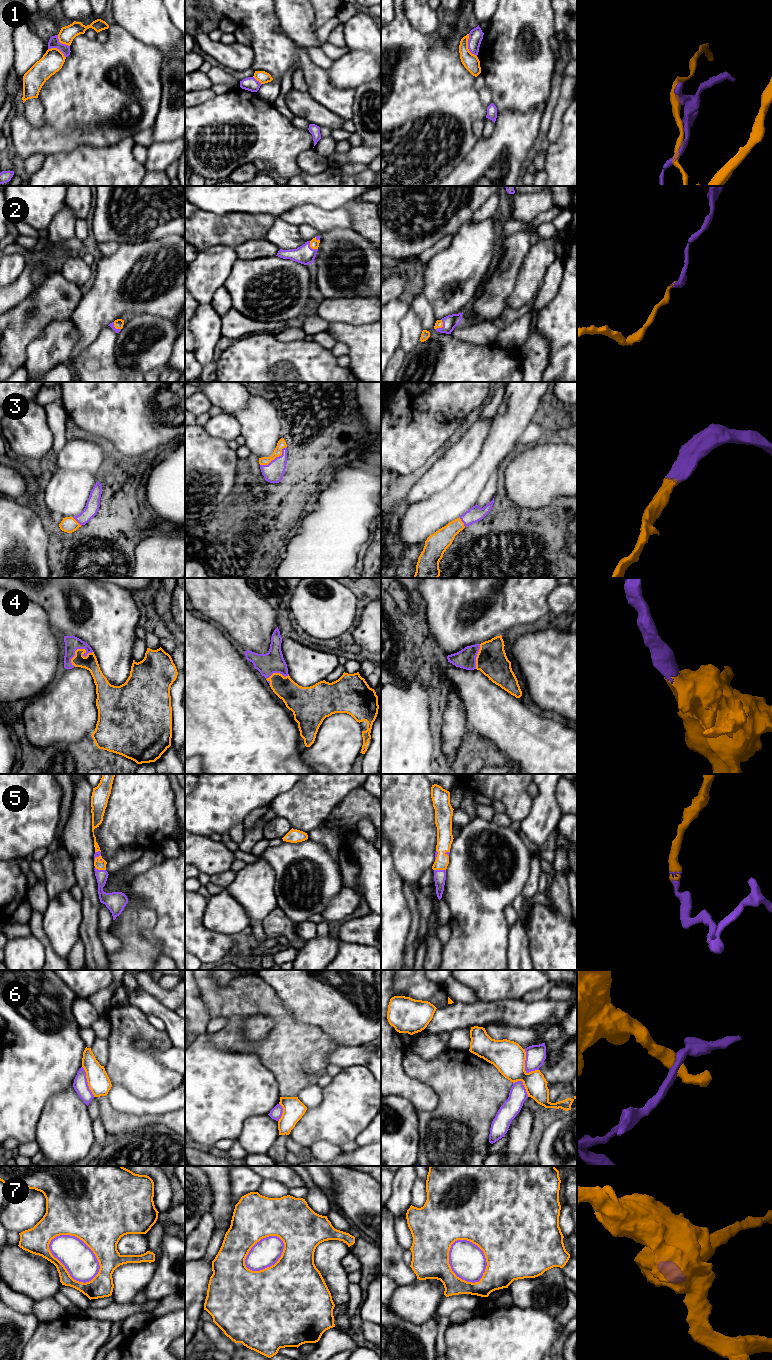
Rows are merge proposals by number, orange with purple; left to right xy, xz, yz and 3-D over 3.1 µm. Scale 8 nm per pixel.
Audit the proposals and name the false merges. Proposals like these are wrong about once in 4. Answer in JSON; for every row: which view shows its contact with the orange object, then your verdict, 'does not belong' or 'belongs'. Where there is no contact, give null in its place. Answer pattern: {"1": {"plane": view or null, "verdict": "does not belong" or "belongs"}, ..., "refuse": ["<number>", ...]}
{"1": {"plane": "yz", "verdict": "does not belong"}, "2": {"plane": "yz", "verdict": "belongs"}, "3": {"plane": "xz", "verdict": "belongs"}, "4": {"plane": "xy", "verdict": "belongs"}, "5": {"plane": "yz", "verdict": "belongs"}, "6": {"plane": "yz", "verdict": "does not belong"}, "7": {"plane": "xy", "verdict": "does not belong"}, "refuse": ["1", "6", "7"]}

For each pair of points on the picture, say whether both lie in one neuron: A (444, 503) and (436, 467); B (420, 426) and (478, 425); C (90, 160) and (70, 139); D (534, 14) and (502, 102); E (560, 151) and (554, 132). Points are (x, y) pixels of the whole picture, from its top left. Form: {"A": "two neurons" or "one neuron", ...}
{"A": "two neurons", "B": "two neurons", "C": "two neurons", "D": "one neuron", "E": "two neurons"}

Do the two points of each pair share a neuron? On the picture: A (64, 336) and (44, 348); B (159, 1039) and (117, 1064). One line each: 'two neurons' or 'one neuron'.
A: one neuron
B: one neuron

